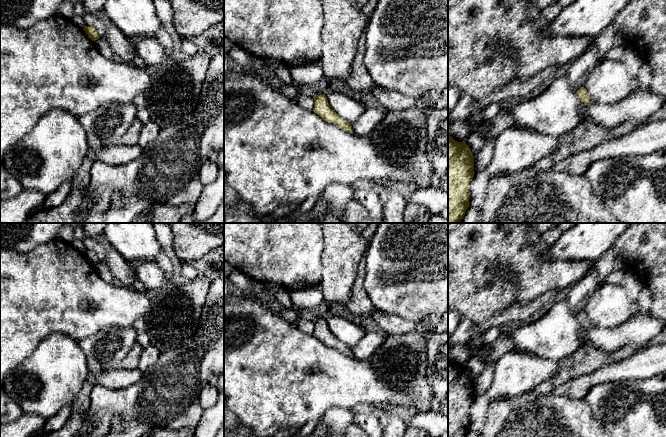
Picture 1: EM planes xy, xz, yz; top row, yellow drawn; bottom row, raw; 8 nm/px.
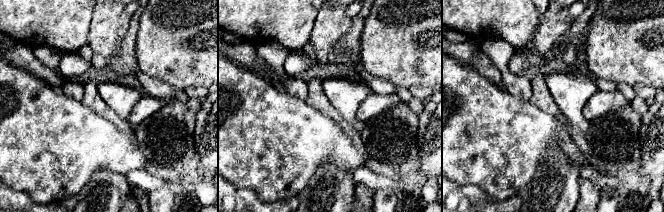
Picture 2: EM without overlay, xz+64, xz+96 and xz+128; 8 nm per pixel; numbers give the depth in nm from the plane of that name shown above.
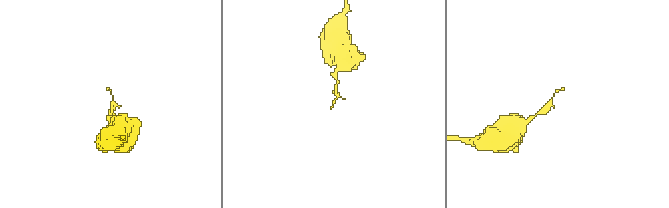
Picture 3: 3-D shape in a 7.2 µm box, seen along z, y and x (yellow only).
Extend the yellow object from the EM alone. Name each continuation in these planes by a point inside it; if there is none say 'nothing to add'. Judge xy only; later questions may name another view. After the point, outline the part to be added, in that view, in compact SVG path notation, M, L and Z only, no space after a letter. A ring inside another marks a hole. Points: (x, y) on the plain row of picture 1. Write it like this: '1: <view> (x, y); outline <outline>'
nothing to add

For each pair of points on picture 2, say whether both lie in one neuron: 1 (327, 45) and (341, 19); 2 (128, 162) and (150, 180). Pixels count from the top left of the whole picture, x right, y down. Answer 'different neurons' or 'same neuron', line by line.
1: same neuron
2: different neurons

